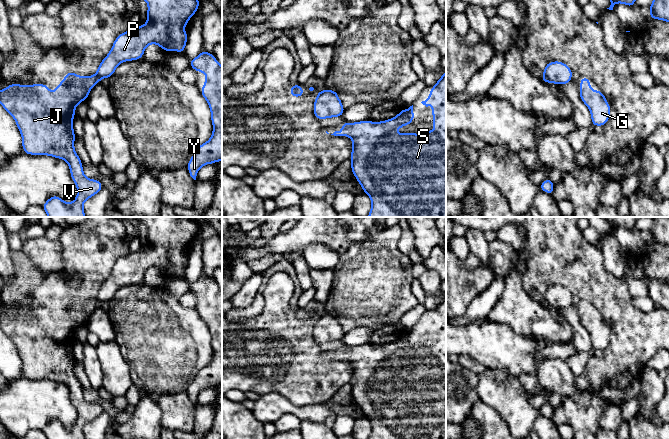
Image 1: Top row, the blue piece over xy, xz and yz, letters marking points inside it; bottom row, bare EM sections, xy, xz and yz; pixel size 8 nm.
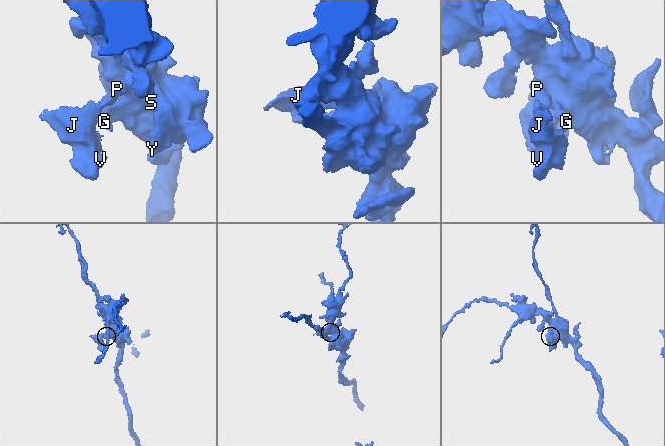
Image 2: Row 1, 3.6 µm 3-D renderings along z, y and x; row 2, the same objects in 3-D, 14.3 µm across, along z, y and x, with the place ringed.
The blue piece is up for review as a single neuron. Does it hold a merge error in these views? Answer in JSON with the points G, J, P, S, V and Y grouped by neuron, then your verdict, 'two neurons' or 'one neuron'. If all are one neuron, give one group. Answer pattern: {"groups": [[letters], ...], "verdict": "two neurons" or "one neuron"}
{"groups": [["G", "P", "S", "Y"], ["J", "V"]], "verdict": "two neurons"}

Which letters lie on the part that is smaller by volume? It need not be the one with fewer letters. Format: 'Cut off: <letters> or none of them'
Cut off: J, V

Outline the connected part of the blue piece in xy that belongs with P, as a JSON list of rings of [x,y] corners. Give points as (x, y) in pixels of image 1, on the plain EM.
[[[134,217],[148,227],[147,248],[137,252],[130,252],[127,256],[120,257],[107,280],[100,286],[97,293],[99,302],[110,302],[114,299],[117,290],[126,285],[143,282],[148,268],[159,269],[164,276],[175,274],[182,279],[187,267],[188,258],[184,251],[192,239],[199,232],[200,224],[192,217]]]

